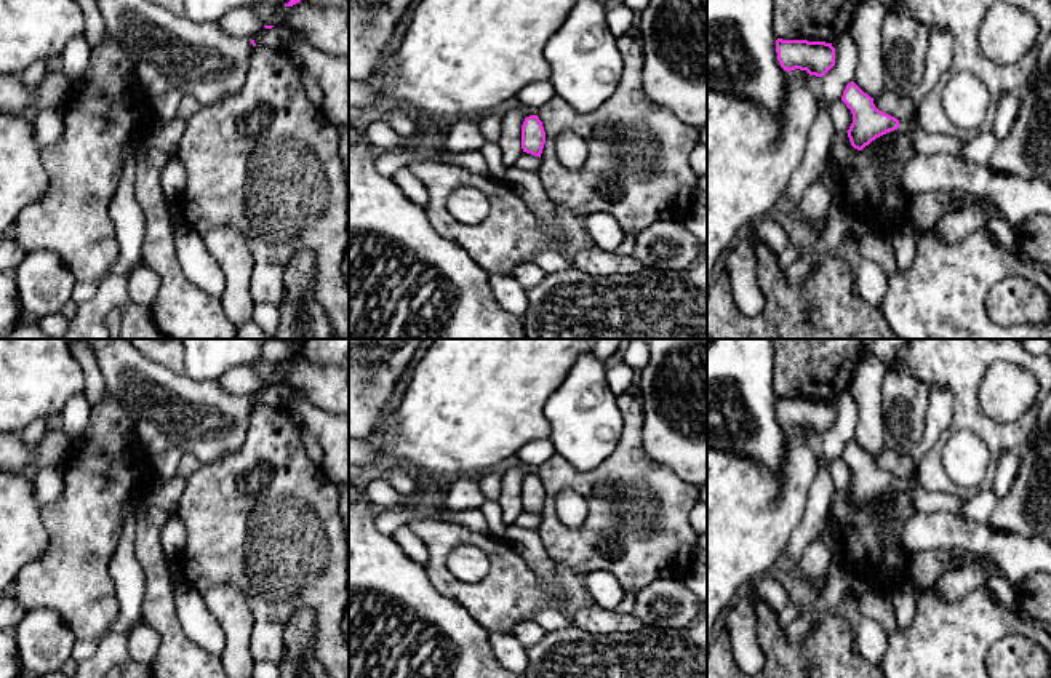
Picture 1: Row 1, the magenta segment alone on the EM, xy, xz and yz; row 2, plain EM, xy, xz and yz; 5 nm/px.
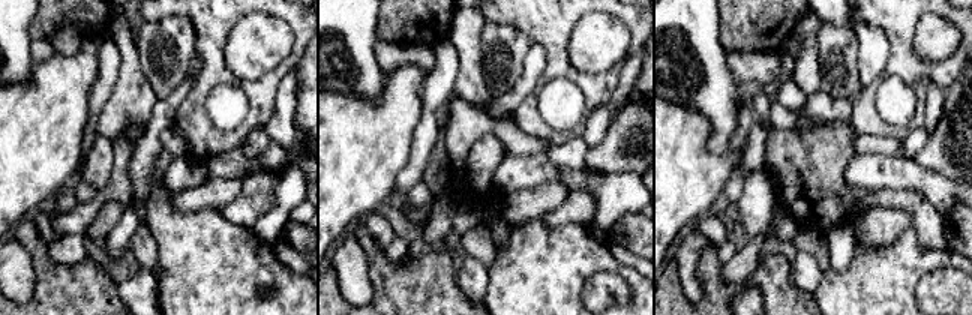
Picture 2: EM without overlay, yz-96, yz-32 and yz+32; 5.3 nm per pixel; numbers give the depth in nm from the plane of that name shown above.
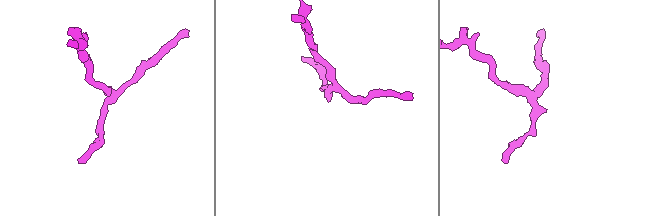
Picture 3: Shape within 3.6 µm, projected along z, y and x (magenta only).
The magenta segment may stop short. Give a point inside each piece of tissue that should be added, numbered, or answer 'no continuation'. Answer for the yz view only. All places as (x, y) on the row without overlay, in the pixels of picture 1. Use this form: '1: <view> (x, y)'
1: yz (925, 501)

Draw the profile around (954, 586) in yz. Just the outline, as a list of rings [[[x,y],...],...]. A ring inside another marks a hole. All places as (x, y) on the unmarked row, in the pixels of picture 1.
[[[982,555],[976,566],[949,571],[937,577],[933,588],[949,601],[958,601],[969,592],[985,587],[998,563]]]

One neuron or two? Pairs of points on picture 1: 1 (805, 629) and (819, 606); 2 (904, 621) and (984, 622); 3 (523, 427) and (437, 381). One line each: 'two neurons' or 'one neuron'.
1: one neuron
2: two neurons
3: one neuron

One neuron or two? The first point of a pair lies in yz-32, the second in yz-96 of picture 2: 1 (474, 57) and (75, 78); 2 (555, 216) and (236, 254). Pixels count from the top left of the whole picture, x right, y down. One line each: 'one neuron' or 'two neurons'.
1: two neurons
2: two neurons

